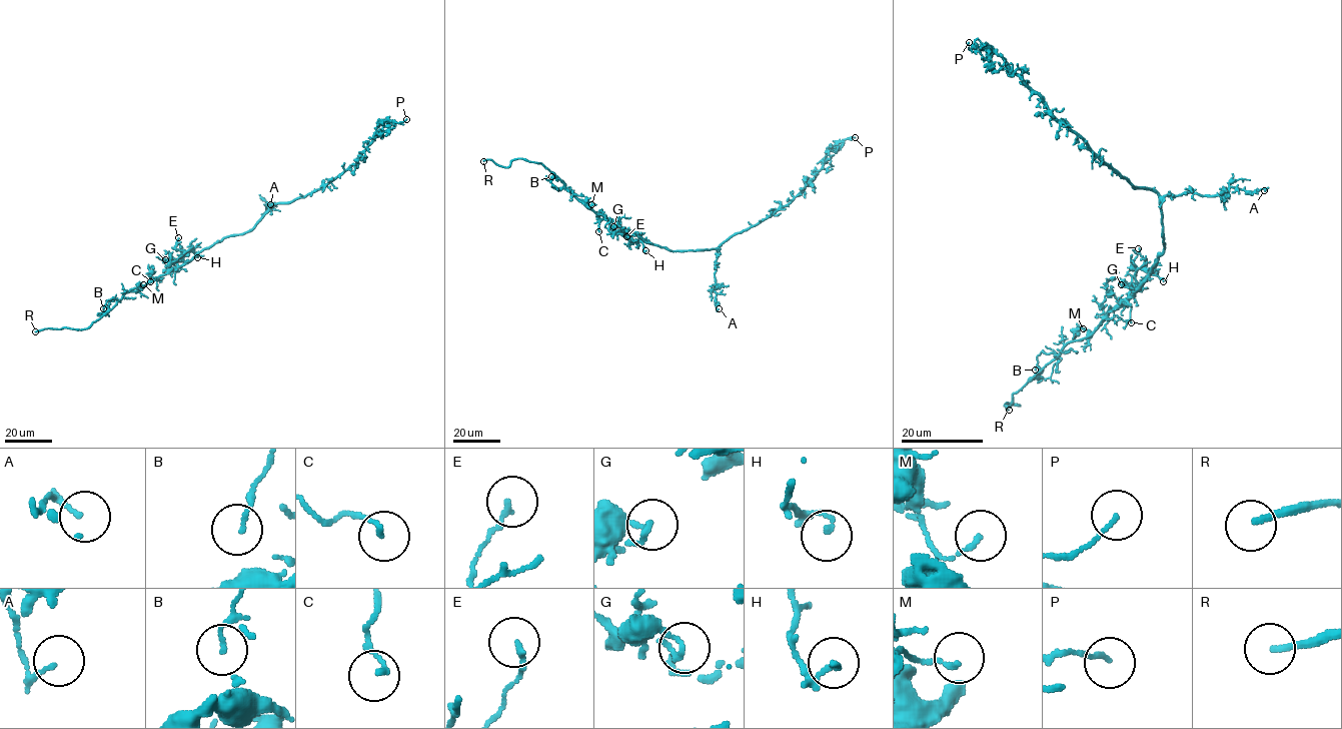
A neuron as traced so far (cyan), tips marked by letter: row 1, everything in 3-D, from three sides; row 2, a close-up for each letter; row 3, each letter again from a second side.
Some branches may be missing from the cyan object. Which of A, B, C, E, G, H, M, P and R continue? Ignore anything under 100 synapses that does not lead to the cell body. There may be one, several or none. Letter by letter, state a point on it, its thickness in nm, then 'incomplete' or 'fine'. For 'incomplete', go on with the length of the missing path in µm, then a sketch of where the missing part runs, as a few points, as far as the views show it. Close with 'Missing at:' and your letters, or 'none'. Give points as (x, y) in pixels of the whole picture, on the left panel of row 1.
A: (270, 204) | 90 nm | fine
B: (103, 308) | 110 nm | fine
C: (150, 281) | 130 nm | fine
E: (178, 237) | 140 nm | fine
G: (165, 259) | 180 nm | fine
H: (197, 257) | 130 nm | fine
M: (143, 284) | 140 nm | fine
P: (406, 119) | 120 nm | fine
R: (35, 331) | 190 nm | incomplete | 8 µm
Missing at: R

